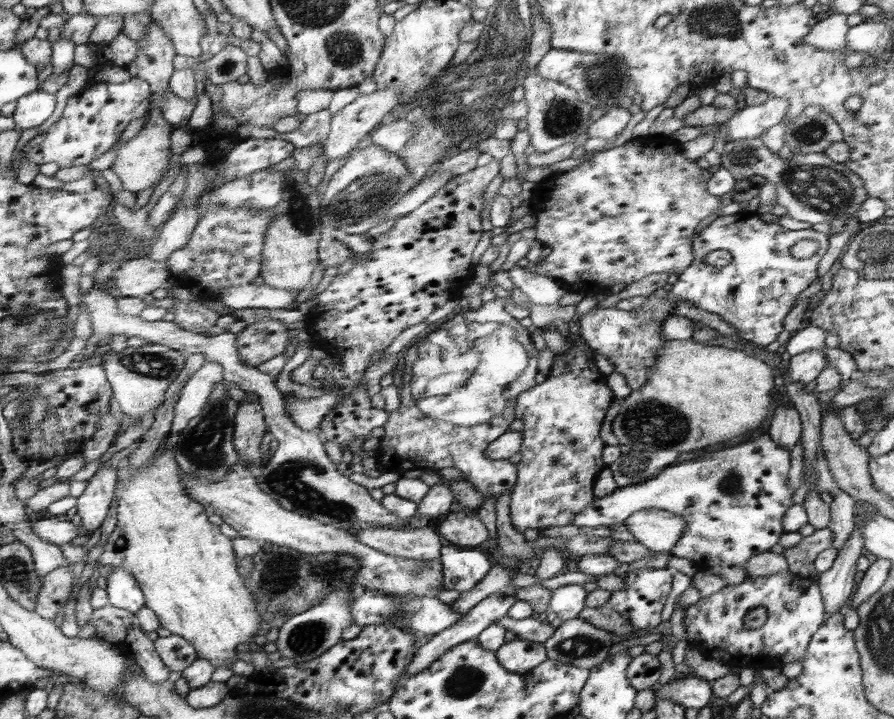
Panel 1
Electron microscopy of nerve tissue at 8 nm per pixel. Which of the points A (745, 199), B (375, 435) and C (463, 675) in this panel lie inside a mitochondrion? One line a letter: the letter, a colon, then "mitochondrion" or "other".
A: other
B: other
C: mitochondrion

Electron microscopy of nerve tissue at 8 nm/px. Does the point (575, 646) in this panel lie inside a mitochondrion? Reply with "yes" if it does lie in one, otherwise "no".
yes

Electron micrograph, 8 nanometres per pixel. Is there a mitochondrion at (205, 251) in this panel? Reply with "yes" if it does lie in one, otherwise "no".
yes

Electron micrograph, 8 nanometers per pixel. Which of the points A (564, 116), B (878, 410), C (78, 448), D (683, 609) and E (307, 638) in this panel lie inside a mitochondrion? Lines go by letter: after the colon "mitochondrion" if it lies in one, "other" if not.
A: mitochondrion
B: mitochondrion
C: other
D: other
E: mitochondrion

